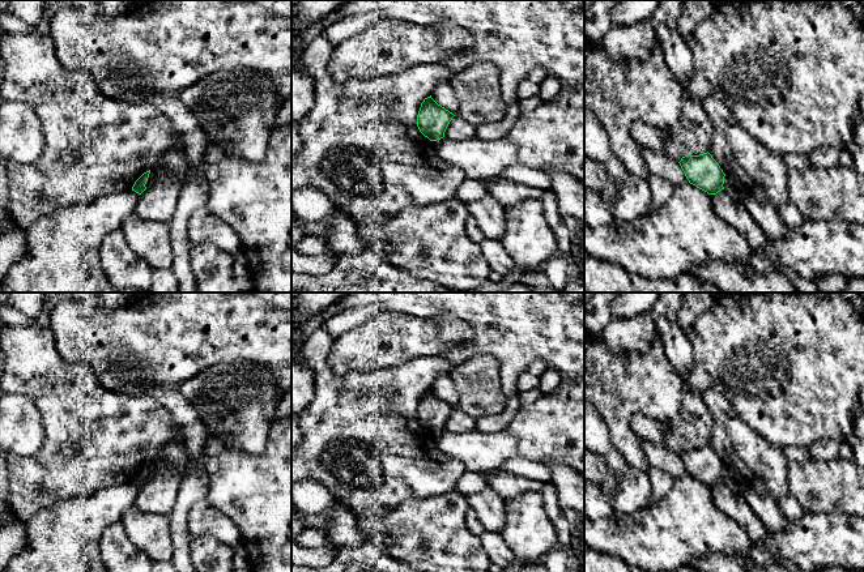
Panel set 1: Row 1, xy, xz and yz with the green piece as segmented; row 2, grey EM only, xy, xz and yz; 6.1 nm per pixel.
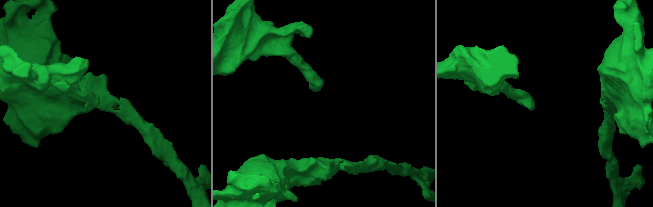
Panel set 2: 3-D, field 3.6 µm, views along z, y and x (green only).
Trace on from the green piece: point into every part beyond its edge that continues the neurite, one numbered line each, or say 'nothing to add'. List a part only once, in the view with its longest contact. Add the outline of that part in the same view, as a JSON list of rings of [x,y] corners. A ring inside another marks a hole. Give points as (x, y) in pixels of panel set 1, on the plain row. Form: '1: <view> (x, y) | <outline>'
nothing to add

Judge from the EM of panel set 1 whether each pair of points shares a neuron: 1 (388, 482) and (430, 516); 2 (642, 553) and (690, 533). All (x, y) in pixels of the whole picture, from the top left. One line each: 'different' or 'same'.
1: different
2: same

